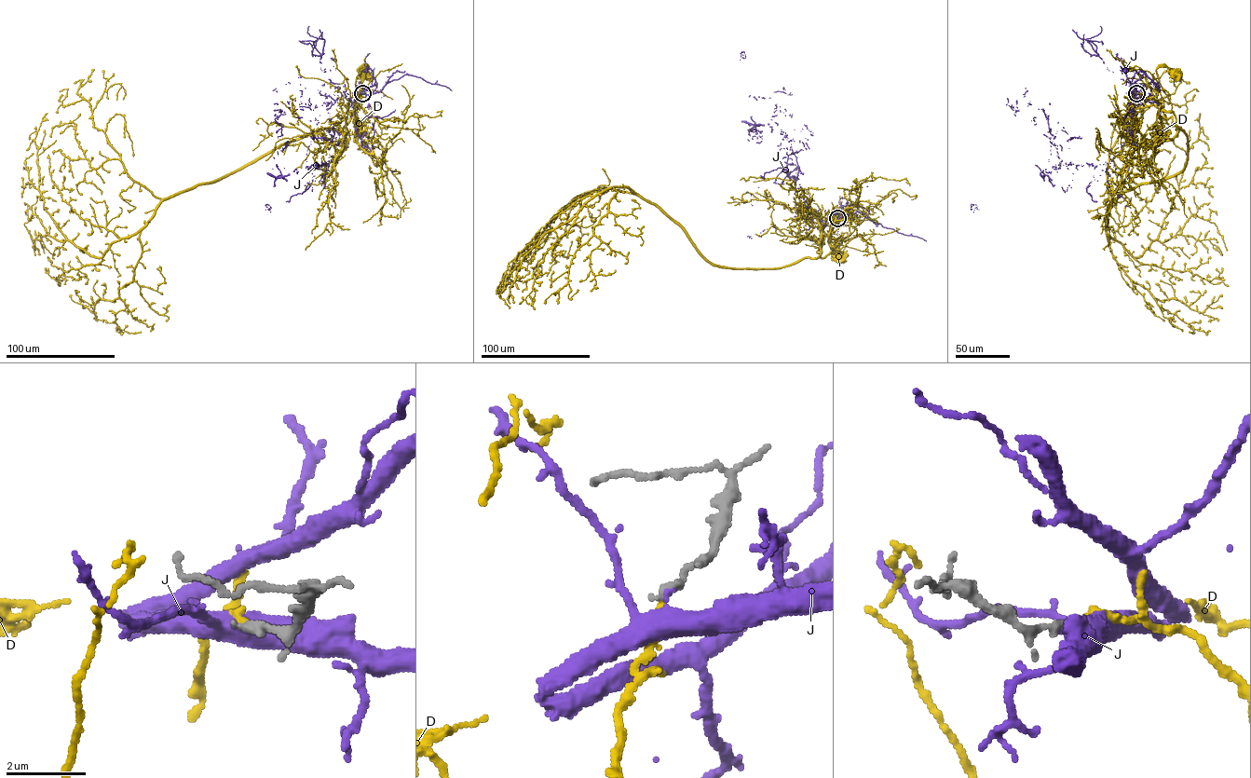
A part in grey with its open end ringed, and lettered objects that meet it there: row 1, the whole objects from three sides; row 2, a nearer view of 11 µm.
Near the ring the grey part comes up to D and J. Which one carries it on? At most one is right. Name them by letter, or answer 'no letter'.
D

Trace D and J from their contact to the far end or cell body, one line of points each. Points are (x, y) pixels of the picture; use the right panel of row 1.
D: (1136, 93), (1146, 99), (1155, 97), (1164, 109), (1170, 111), (1171, 102), (1156, 69), (1165, 66), (1176, 77)
J: (1136, 93), (1127, 141), (1094, 167), (1052, 166), (1057, 123), (1031, 120), (1039, 109), (1059, 158)

